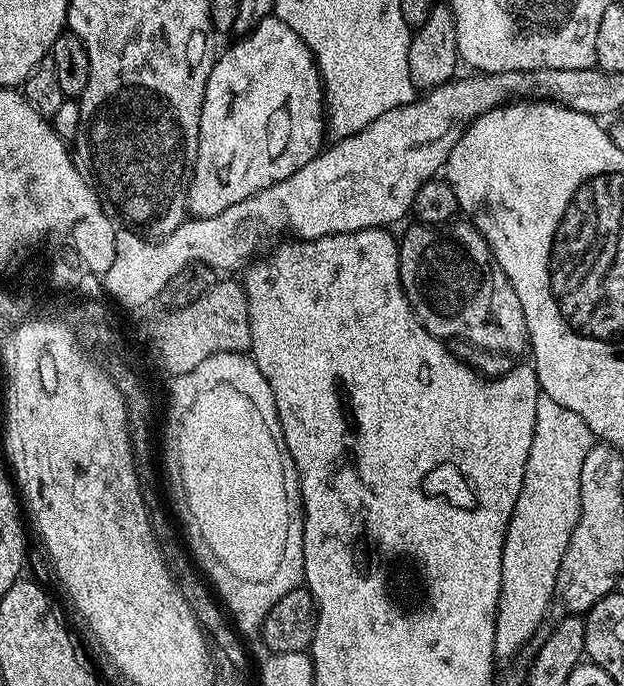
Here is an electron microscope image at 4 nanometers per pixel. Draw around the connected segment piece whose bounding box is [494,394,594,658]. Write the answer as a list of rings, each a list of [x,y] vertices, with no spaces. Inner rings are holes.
[[[541,394],[534,414],[534,442],[530,442],[522,490],[504,532],[502,590],[494,626],[497,657],[522,651],[539,630],[548,607],[553,607],[558,570],[580,517],[582,462],[586,462],[586,454],[590,454],[593,443],[590,426],[586,426],[574,410],[566,410],[566,406],[554,402],[554,398]]]

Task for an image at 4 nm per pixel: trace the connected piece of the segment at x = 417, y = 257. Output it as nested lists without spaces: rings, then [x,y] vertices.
[[[456,218],[449,223],[443,223],[439,226],[412,222],[412,225],[405,230],[404,237],[402,235],[399,237],[398,243],[400,245],[400,284],[404,287],[404,293],[414,310],[417,320],[420,321],[421,326],[431,336],[436,336],[439,340],[445,342],[469,340],[474,347],[485,348],[488,352],[520,352],[523,348],[525,351],[529,347],[526,314],[522,314],[522,302],[518,302],[518,294],[514,294],[514,286],[510,286],[510,278],[506,278],[502,266],[498,266],[498,262],[486,242],[486,238],[467,219]]]

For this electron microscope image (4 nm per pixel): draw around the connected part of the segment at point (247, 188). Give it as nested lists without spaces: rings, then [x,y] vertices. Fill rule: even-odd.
[[[274,14],[262,22],[258,22],[254,31],[249,32],[247,36],[239,37],[235,42],[237,44],[230,45],[224,53],[221,51],[217,55],[214,66],[210,70],[210,78],[206,82],[206,94],[202,102],[202,118],[198,126],[198,154],[196,155],[196,165],[192,171],[192,184],[188,188],[188,210],[196,218],[222,214],[222,210],[226,210],[226,206],[234,206],[234,202],[242,202],[246,198],[266,190],[266,186],[274,186],[274,182],[282,182],[286,178],[290,178],[290,174],[294,174],[294,170],[302,170],[302,166],[306,166],[306,162],[319,156],[326,144],[326,139],[324,140],[324,136],[326,137],[324,86],[320,78],[320,69],[316,67],[316,59],[312,57],[312,52],[306,46],[306,42],[302,42],[302,38],[298,38],[298,34],[294,34],[294,30],[290,30],[290,26],[286,26],[286,22],[282,22]]]

